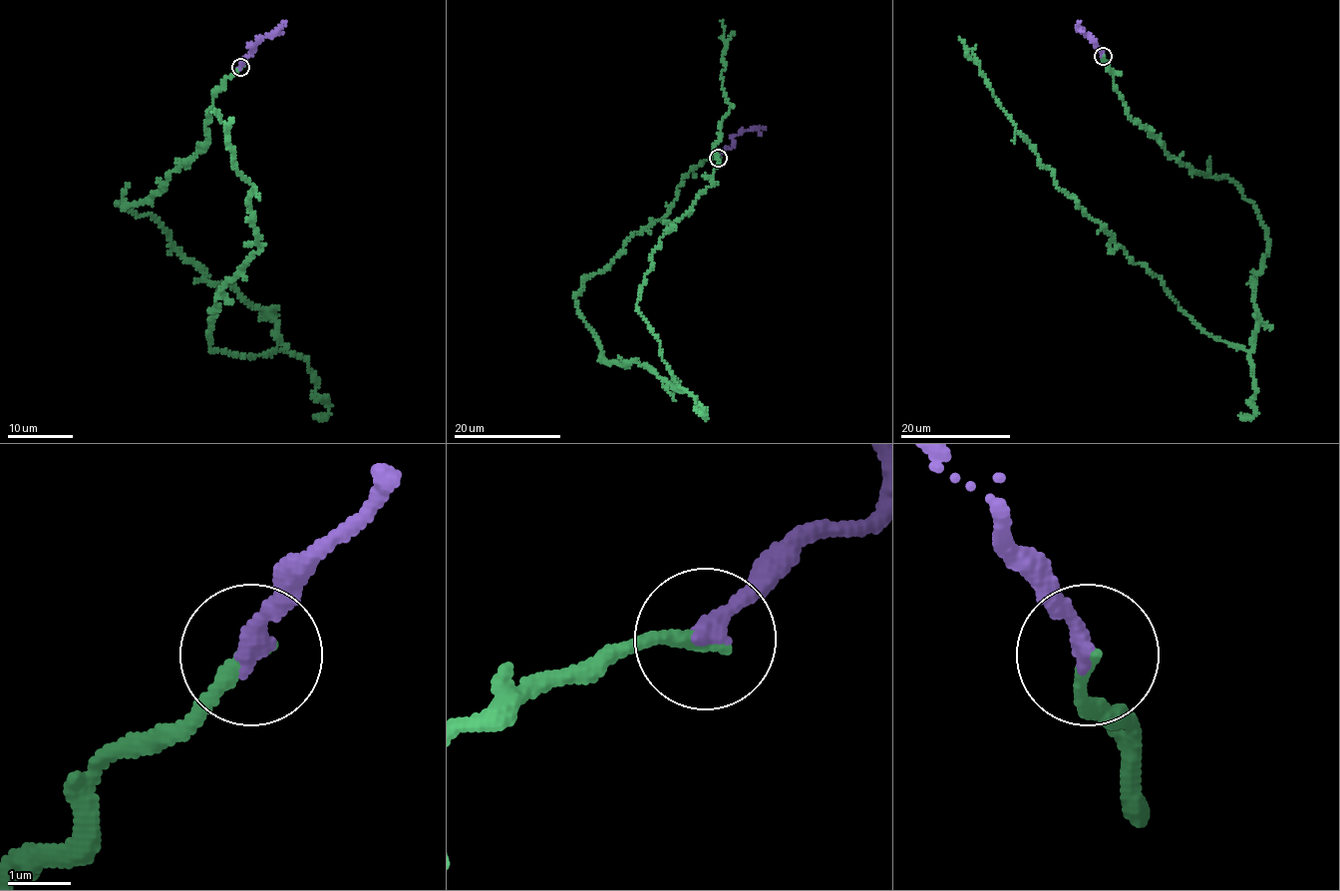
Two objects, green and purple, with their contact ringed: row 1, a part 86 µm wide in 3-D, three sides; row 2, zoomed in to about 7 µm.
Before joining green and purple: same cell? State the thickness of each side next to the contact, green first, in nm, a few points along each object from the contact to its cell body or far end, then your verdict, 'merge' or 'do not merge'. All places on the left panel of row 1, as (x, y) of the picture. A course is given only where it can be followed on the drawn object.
240 nm thick on the green side, 280 nm on the other; green runs (239, 68), (208, 143), (120, 205), (276, 323), (267, 355), (210, 348), (215, 296), (259, 250), (213, 109); purple runs (239, 68), (242, 60), (253, 51), (253, 45), (270, 37), (286, 21); merge

